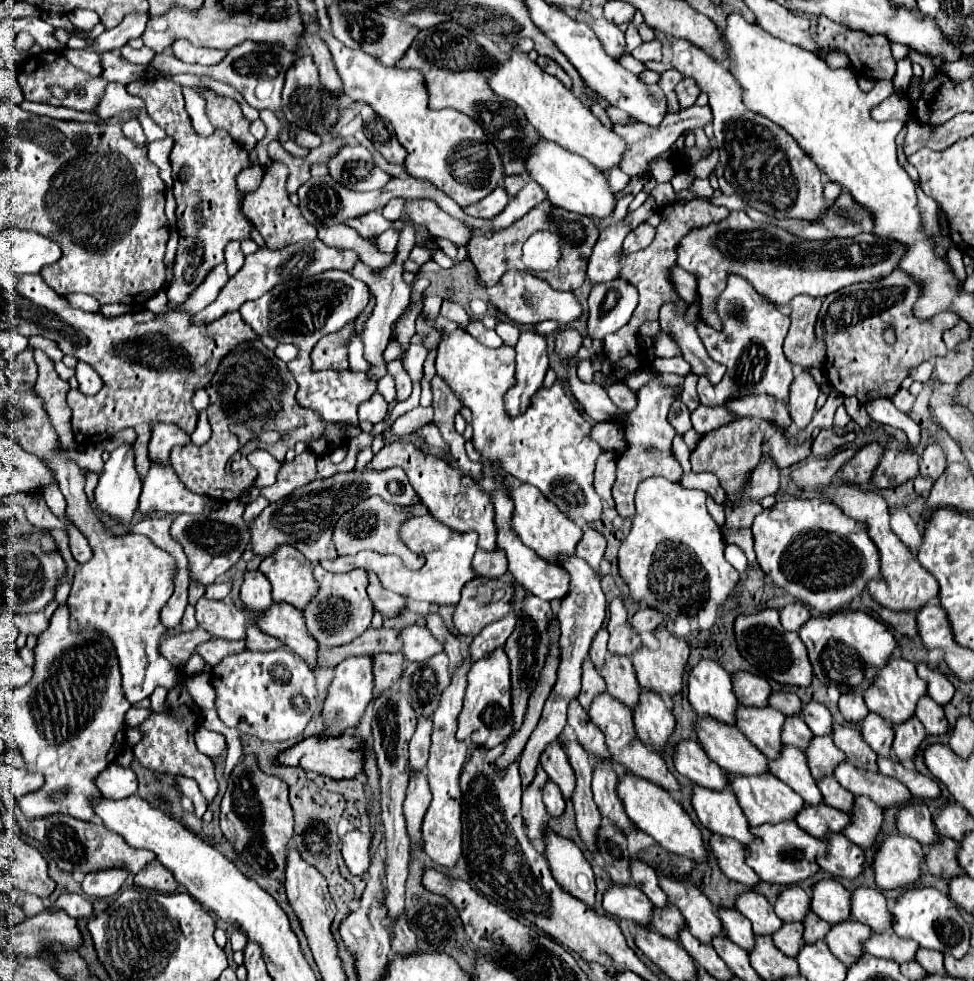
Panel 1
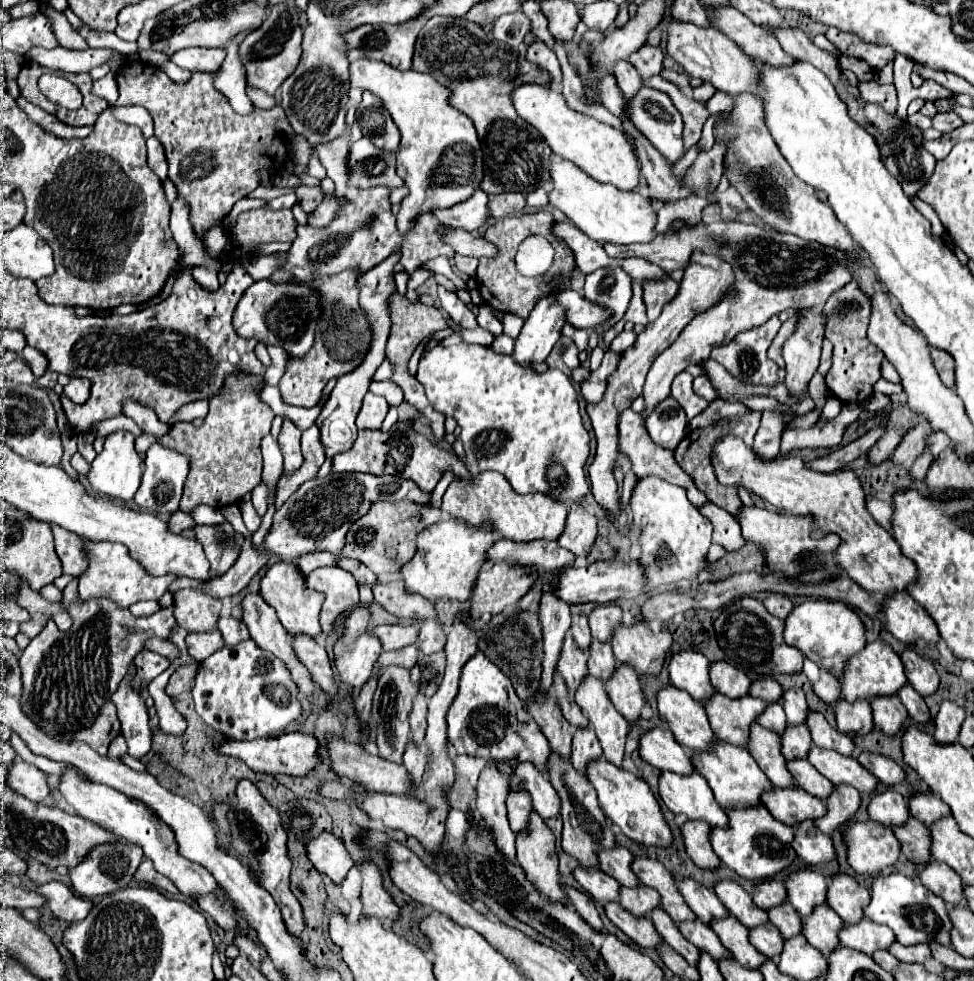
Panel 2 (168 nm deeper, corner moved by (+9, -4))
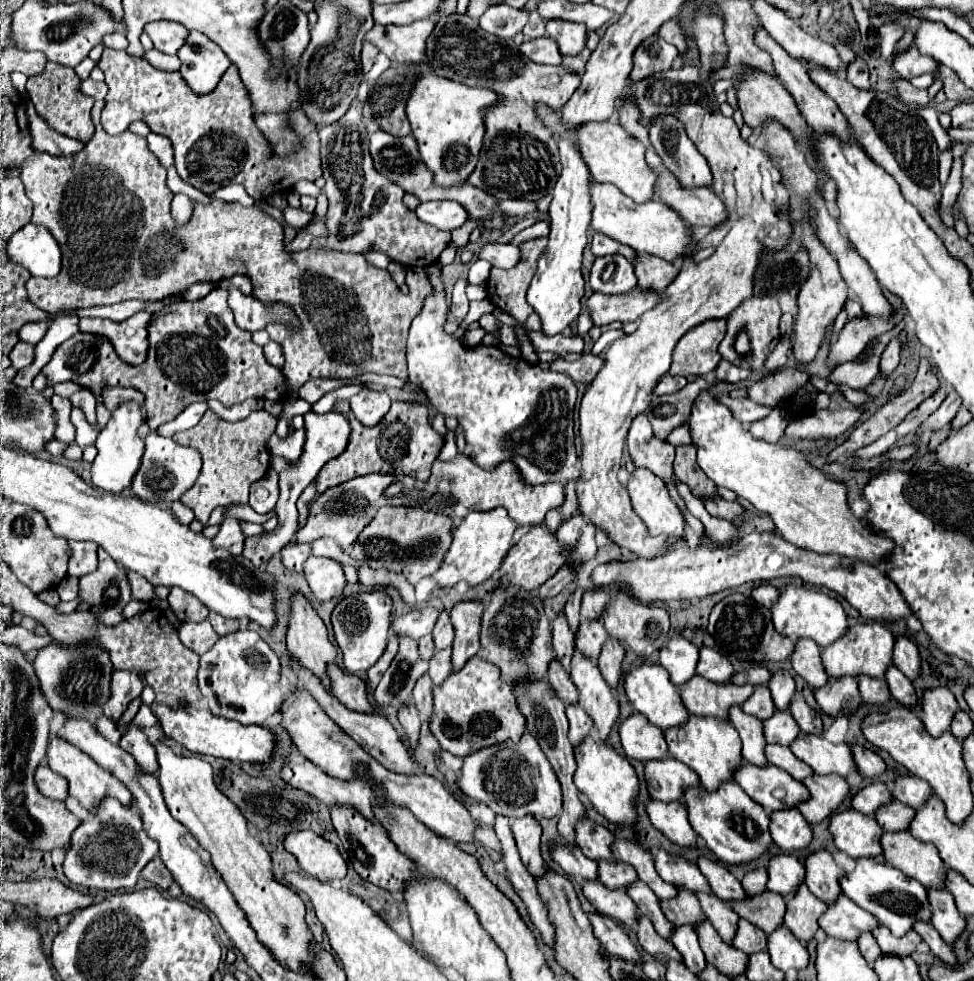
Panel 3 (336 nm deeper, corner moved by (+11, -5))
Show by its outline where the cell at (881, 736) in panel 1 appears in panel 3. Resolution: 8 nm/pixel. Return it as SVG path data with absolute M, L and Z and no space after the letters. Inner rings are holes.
M830 677L826 687L814 691L814 697L820 709L830 717L856 713L862 703L858 693L858 681L852 677L842 677L842 679Z

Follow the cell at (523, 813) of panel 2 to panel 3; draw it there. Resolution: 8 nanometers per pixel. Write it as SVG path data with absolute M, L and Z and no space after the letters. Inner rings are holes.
M524 815L520 819L514 819L512 833L524 867L532 875L544 875L544 859L540 855L540 835L542 835L540 823L532 815Z

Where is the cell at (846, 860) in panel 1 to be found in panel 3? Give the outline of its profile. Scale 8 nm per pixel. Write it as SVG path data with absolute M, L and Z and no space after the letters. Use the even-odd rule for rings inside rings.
M774 811L772 817L772 839L774 843L786 851L802 851L812 843L812 827L808 821L800 815L800 811Z

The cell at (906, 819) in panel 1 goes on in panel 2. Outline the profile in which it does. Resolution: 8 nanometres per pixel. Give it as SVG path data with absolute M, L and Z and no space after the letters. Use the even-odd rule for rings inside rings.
M888 790L882 794L876 794L868 806L868 816L876 822L882 824L902 824L910 812L908 812L908 804L904 800L904 796L900 792Z

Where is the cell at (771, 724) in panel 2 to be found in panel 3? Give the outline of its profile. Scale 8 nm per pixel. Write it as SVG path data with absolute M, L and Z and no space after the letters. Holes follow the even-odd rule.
M756 687L752 697L742 705L742 711L748 713L748 715L758 717L760 721L770 719L774 715L774 711L776 711L772 695L770 695L770 689L768 687Z

